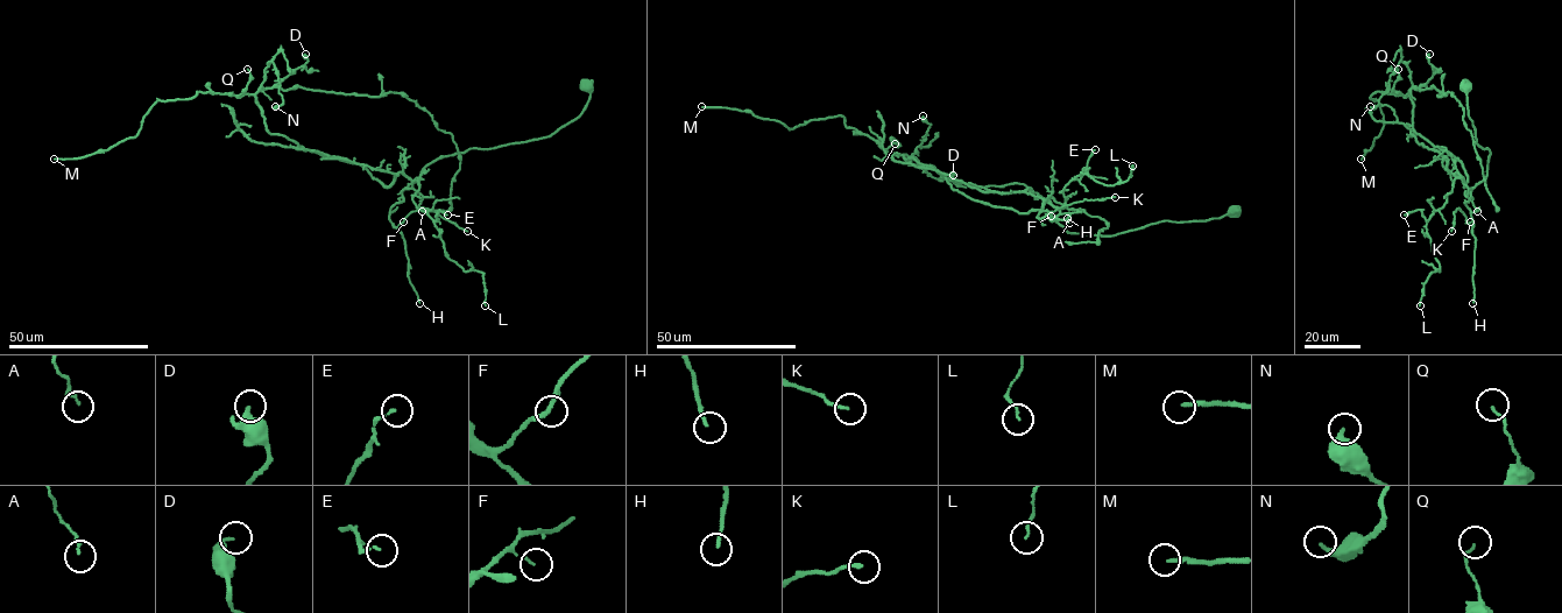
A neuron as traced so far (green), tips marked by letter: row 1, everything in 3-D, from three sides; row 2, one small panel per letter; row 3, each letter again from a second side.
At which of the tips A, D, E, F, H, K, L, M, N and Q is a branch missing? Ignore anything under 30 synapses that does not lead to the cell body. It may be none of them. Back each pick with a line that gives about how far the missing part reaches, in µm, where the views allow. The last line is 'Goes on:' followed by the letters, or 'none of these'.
M: about 200 µm are missing
Goes on: M

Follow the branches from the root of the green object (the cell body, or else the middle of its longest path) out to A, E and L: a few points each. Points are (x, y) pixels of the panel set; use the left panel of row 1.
A: (587, 86), (585, 110), (549, 136), (471, 148), (430, 162), (407, 188), (422, 196), (422, 211)
E: (587, 86), (585, 110), (549, 136), (430, 162), (407, 188), (417, 177), (416, 205), (435, 220), (447, 215)
L: (587, 86), (550, 135), (440, 156), (407, 188), (445, 254), (483, 274), (485, 305)

